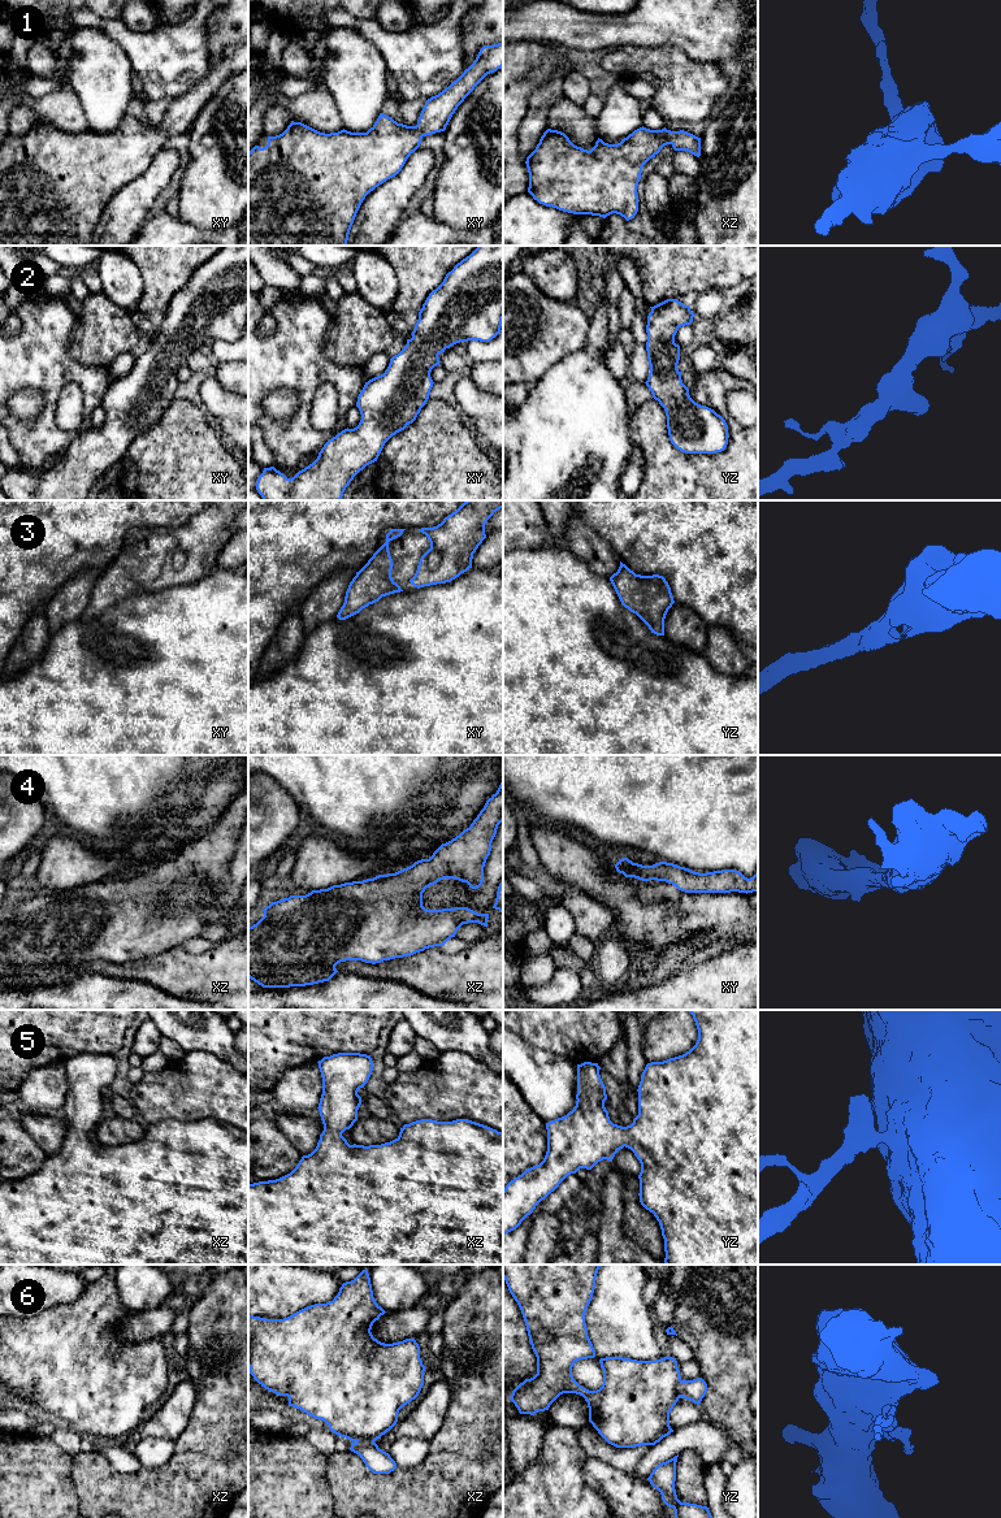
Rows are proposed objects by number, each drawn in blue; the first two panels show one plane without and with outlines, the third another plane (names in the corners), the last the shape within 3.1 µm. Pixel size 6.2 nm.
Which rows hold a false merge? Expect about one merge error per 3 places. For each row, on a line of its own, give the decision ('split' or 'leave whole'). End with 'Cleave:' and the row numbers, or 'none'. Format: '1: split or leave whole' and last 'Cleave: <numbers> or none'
1: leave whole
2: leave whole
3: leave whole
4: leave whole
5: leave whole
6: split
Cleave: 6

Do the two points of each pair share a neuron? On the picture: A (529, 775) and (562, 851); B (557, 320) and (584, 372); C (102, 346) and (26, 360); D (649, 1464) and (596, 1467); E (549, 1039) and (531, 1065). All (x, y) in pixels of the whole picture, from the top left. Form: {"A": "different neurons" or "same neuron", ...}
{"A": "different neurons", "B": "different neurons", "C": "different neurons", "D": "different neurons", "E": "different neurons"}

